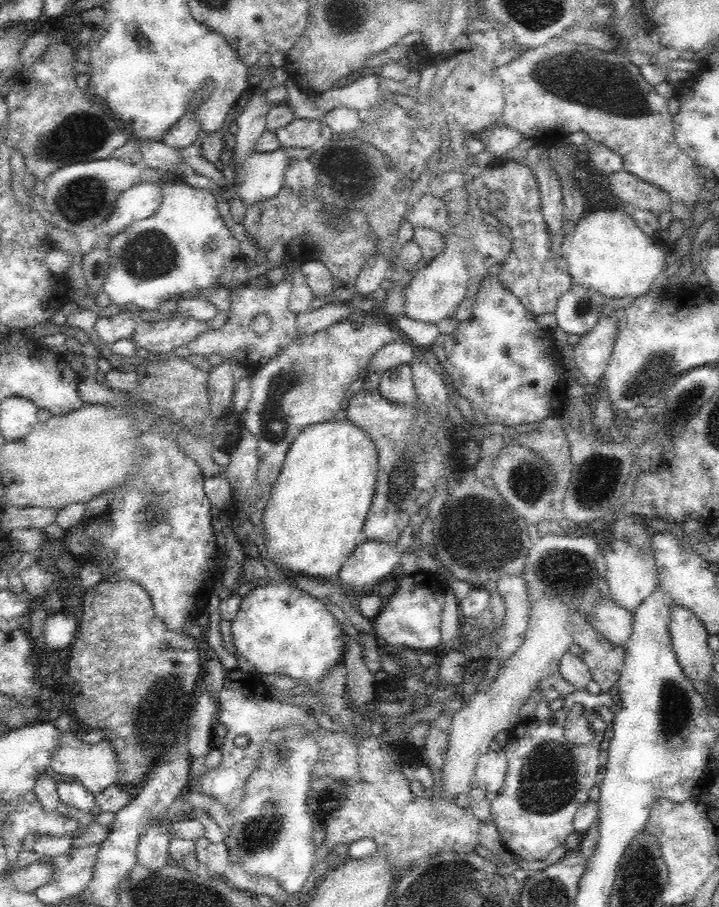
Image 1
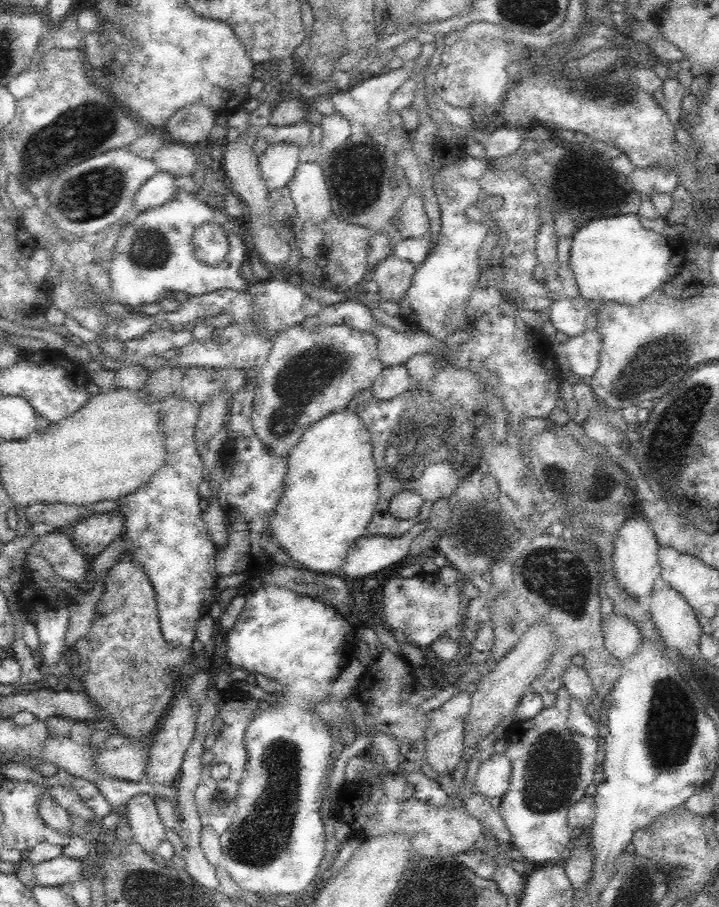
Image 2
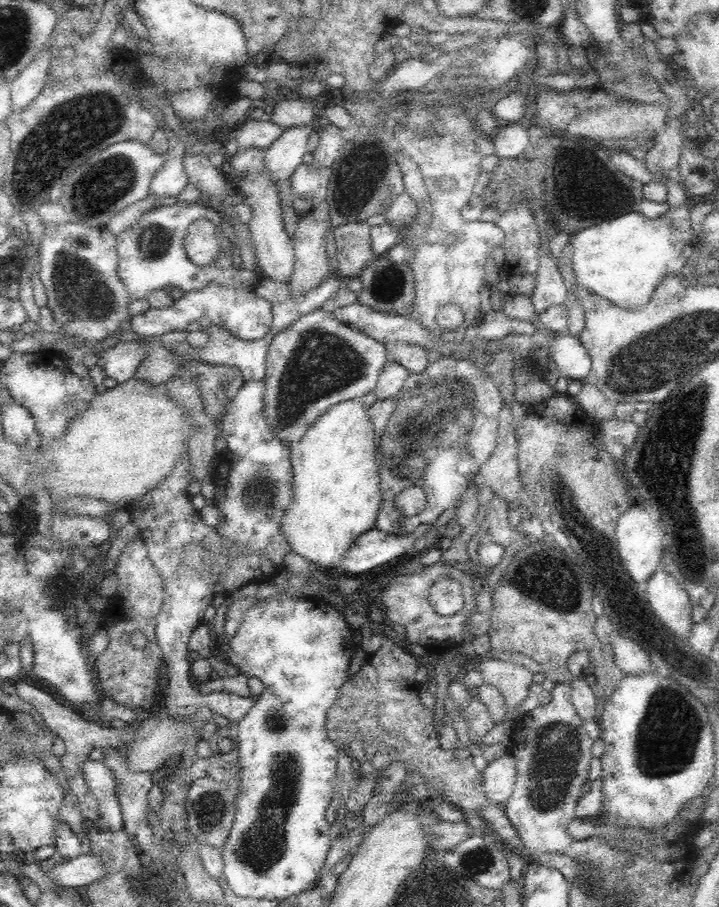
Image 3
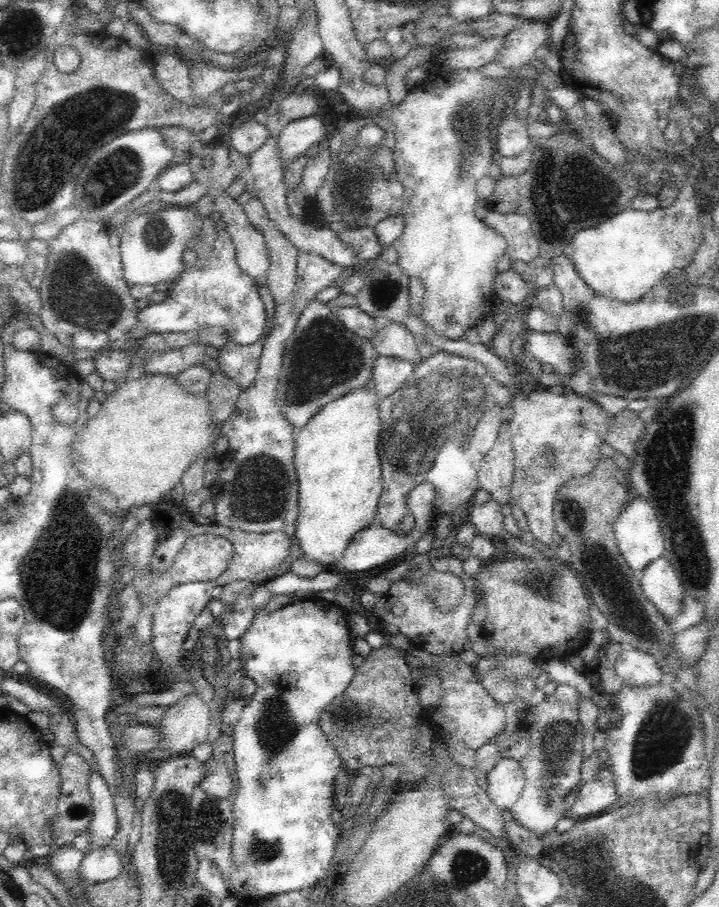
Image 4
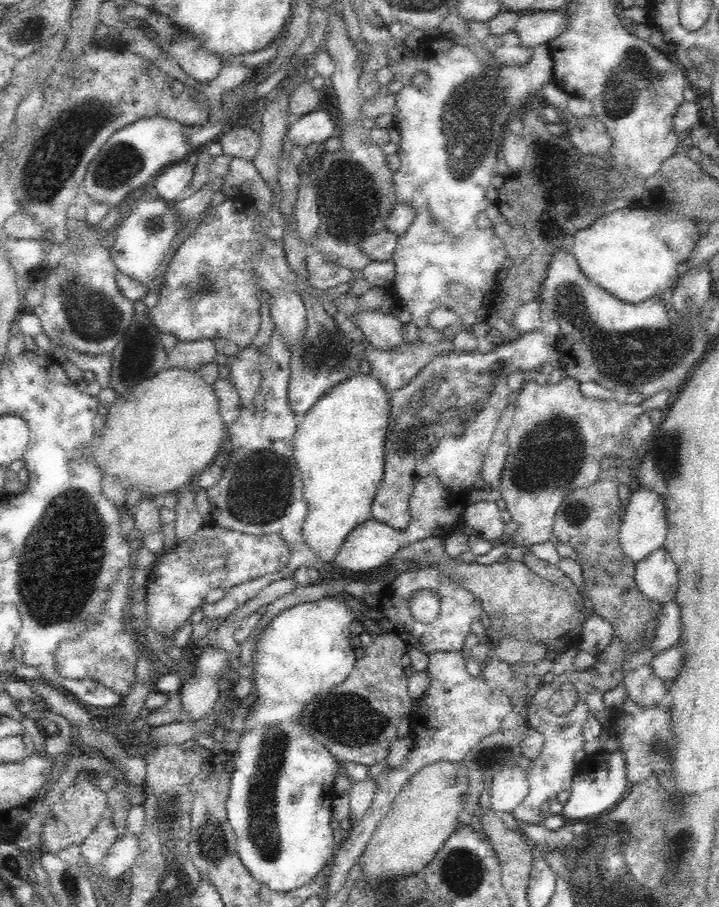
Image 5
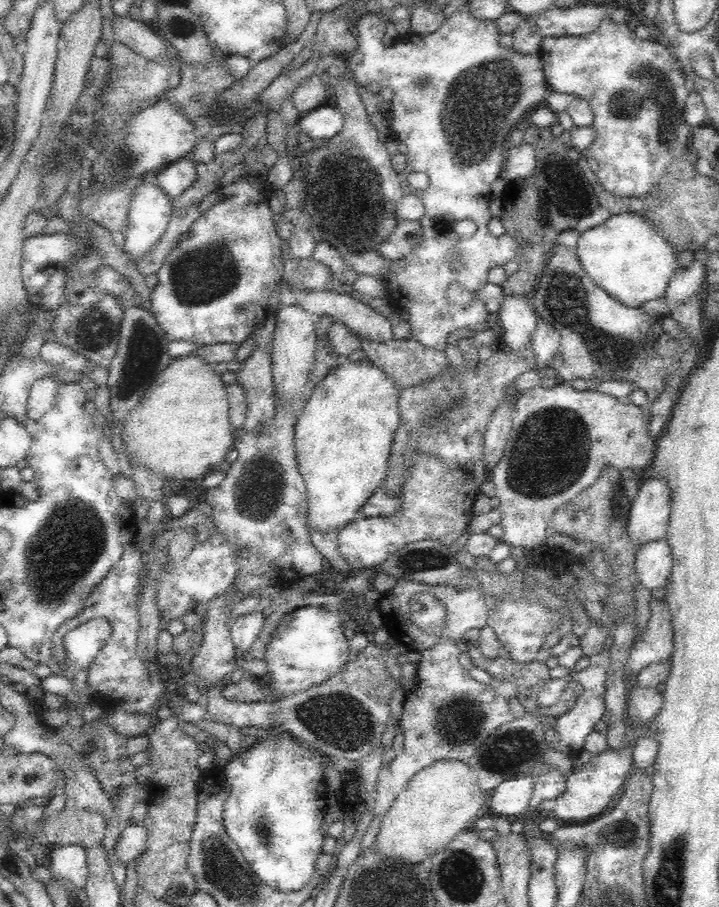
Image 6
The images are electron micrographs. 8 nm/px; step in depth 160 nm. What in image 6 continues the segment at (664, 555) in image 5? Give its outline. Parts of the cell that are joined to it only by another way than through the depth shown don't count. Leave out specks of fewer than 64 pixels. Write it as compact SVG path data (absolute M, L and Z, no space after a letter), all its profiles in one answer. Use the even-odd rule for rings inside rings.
M666 539L644 543L635 557L635 572L644 588L652 591L670 584L673 556Z

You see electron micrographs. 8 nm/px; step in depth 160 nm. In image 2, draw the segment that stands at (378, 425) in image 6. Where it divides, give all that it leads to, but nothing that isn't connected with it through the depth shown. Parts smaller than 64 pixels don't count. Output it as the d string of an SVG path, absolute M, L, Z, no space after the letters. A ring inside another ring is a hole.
M340 410L311 424L287 457L284 493L268 522L270 534L301 569L308 568L324 574L334 572L343 566L352 544L368 535L368 524L372 521L378 500L379 477L373 458L371 434L356 412Z

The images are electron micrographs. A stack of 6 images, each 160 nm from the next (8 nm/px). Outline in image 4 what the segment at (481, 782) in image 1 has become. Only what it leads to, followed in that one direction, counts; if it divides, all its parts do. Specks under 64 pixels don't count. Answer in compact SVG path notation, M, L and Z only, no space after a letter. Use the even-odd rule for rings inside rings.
M502 756L488 772L487 782L486 791L494 806L501 811L509 810L524 788L524 773L520 762Z

